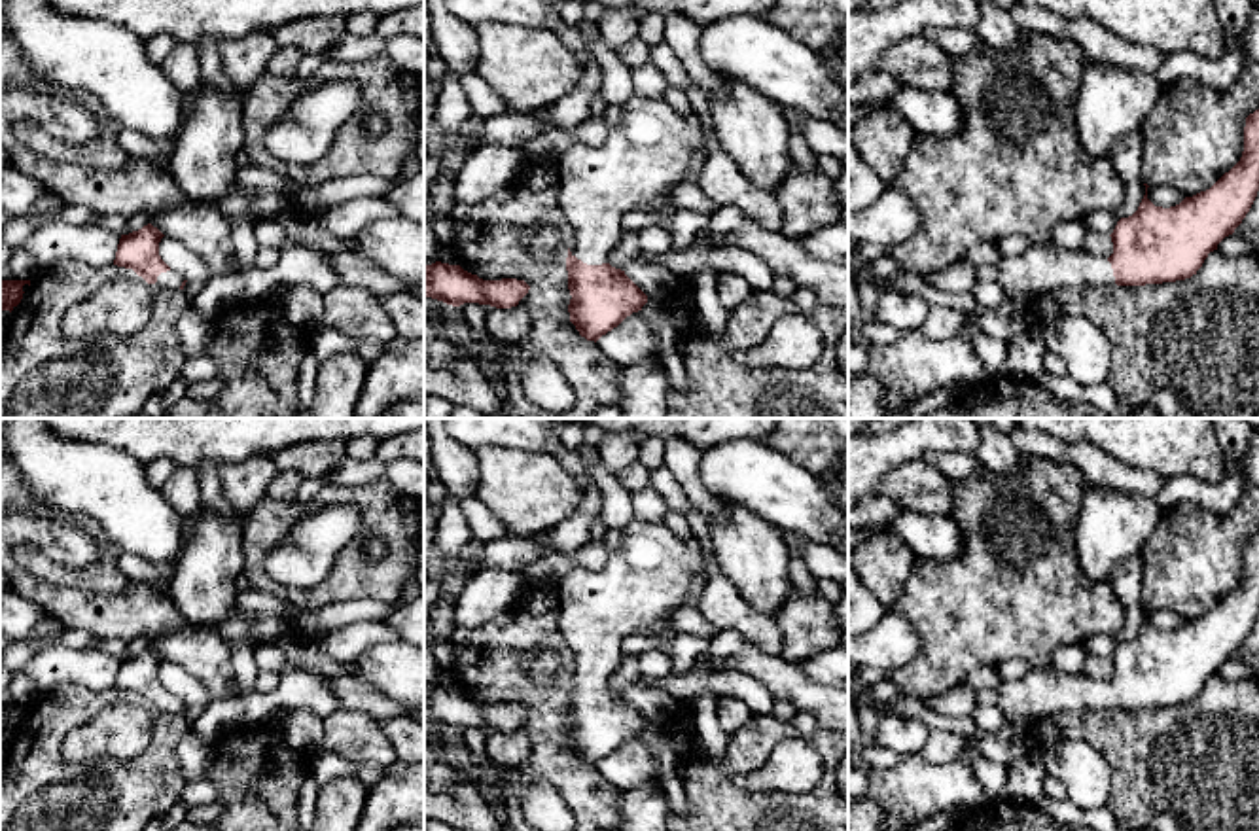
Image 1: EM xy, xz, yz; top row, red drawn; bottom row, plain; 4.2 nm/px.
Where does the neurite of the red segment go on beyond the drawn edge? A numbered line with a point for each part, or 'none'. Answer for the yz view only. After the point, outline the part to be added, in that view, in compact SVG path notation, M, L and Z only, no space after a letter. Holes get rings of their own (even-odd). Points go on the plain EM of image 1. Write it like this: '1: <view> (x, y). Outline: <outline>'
1: yz (1040, 693). Outline: M1051 666L1030 668L1020 680L1002 683L998 706L1009 721L1034 723L1066 712L1111 712L1115 700L1106 681Z

